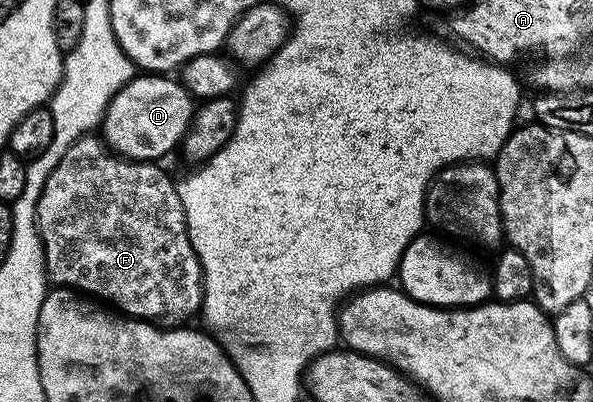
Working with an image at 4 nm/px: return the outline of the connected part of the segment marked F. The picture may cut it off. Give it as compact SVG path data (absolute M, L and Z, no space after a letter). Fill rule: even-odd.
M98 134L82 135L65 149L65 157L57 161L57 169L49 173L37 201L37 225L45 251L47 277L56 288L94 297L133 319L177 327L200 314L203 270L189 241L176 180L171 180L159 167L162 166L155 161L137 163L116 155Z

